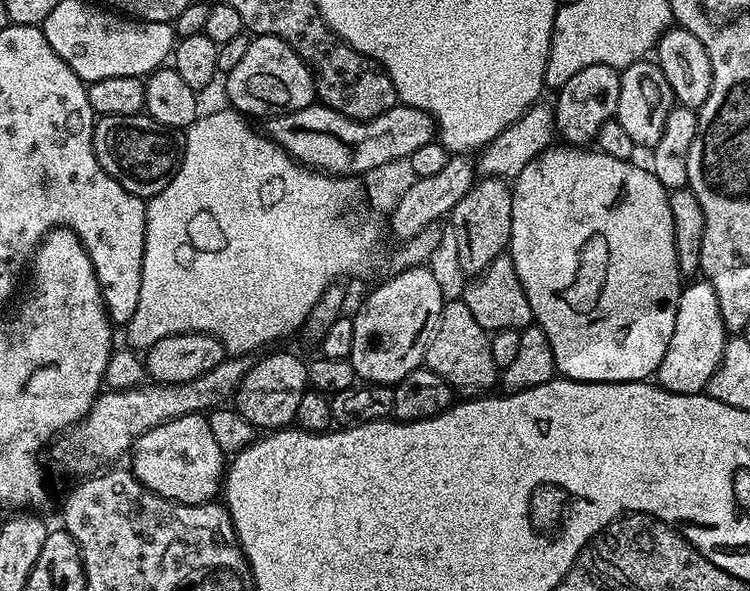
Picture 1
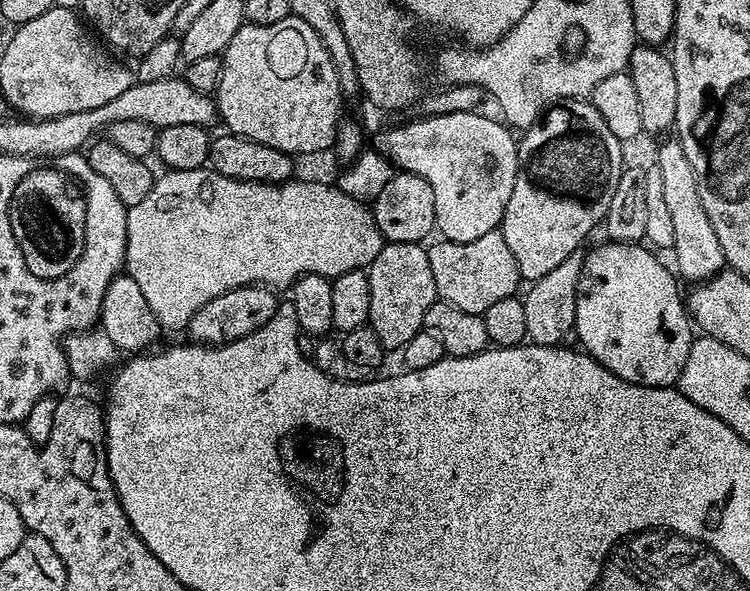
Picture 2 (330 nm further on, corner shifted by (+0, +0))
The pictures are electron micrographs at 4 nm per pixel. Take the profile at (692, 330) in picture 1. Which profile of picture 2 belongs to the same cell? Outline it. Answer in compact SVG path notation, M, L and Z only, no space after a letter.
M675 138L663 140L659 141L661 144L656 152L654 166L662 174L666 206L674 221L674 246L670 249L671 255L676 255L674 268L681 281L703 282L725 267L722 246L718 243L718 234L714 234L710 218L706 218L706 210L698 194L698 178L694 178L686 150L682 150L679 140Z

